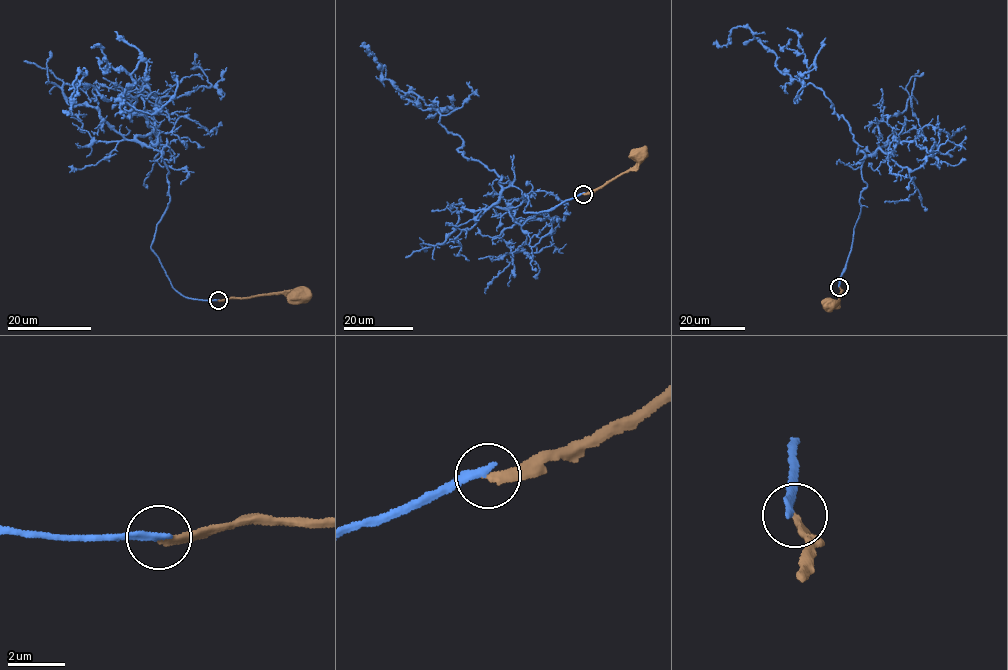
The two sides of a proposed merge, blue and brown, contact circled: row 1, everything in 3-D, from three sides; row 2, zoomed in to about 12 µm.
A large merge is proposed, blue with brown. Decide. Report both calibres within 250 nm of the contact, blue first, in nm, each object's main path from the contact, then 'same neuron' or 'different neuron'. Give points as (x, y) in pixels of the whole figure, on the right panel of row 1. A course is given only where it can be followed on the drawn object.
260 nm thick on the blue side, 280 nm on the other; blue runs (839, 287), (867, 186), (850, 126), (822, 90), (776, 67), (776, 55), (747, 27), (712, 45); brown runs (839, 287), (842, 293), (839, 303), (828, 304); different neuron

